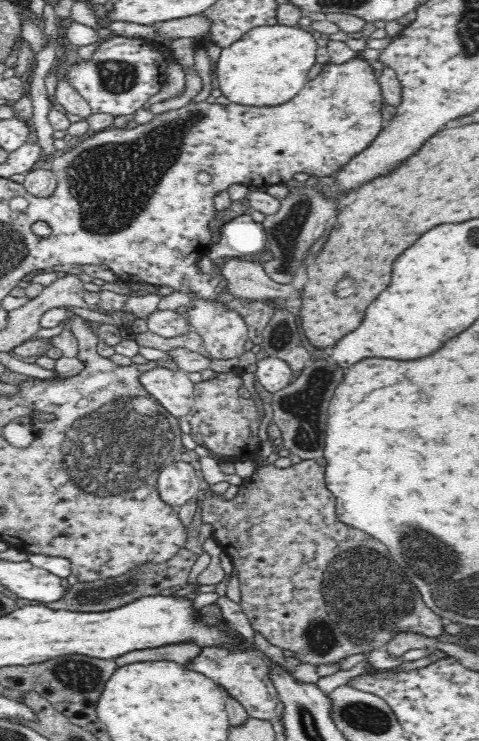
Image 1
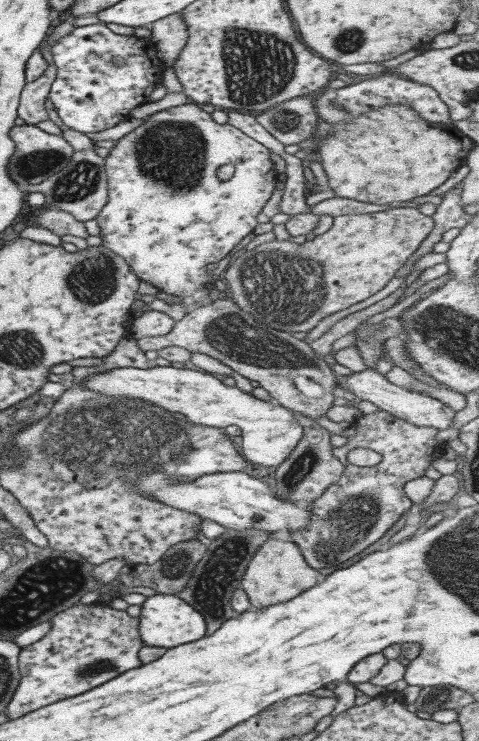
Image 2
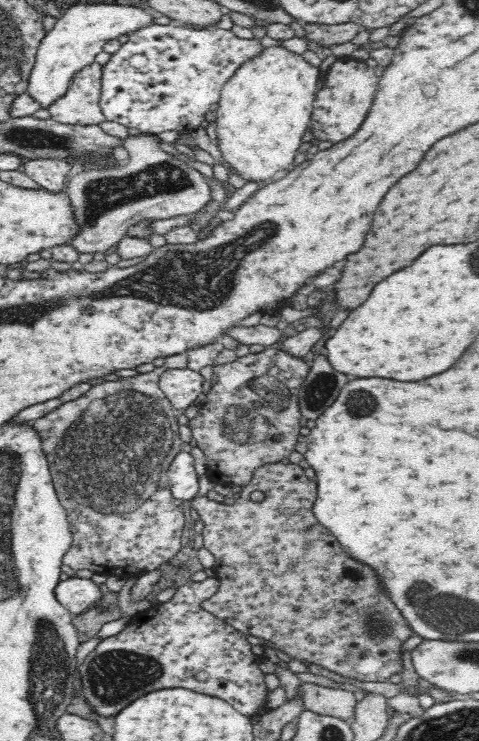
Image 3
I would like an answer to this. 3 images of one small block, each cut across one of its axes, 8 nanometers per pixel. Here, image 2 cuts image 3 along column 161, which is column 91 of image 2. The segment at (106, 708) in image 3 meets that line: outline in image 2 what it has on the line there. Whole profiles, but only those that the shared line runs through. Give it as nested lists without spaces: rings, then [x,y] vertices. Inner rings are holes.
[[[98,601],[89,604],[73,604],[49,616],[49,622],[50,628],[43,637],[19,650],[20,680],[11,699],[3,709],[7,720],[15,720],[41,706],[83,694],[91,688],[99,687],[116,678],[125,670],[137,668],[139,664],[142,664],[138,658],[138,650],[143,645],[139,638],[138,617],[131,617],[123,610],[112,609],[107,604]]]

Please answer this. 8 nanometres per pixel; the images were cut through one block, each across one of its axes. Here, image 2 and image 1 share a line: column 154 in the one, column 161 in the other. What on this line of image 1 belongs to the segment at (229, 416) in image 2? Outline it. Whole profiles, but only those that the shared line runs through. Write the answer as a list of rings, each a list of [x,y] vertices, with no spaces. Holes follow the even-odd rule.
[[[163,363],[142,372],[140,384],[171,416],[181,420],[190,415],[194,398],[194,383],[185,371],[169,369]]]

